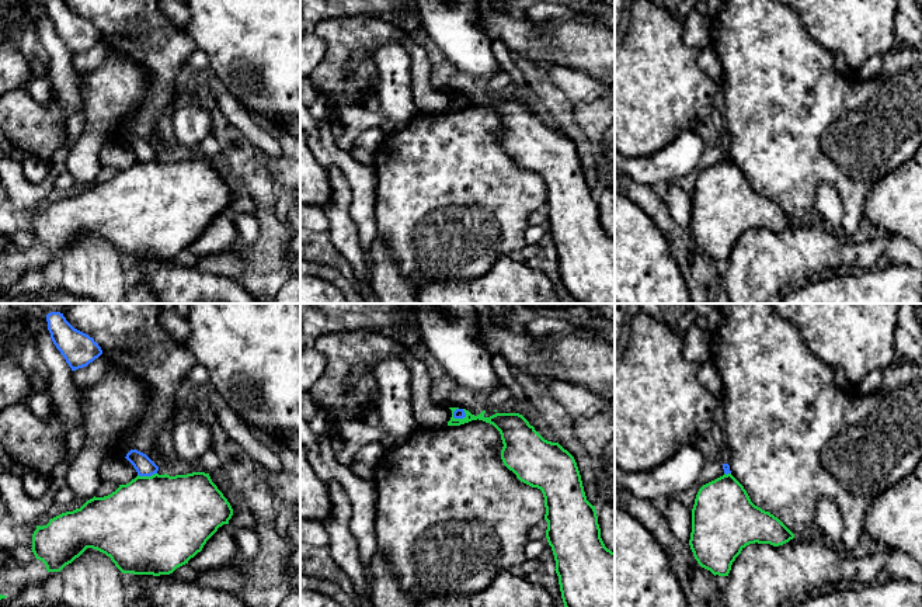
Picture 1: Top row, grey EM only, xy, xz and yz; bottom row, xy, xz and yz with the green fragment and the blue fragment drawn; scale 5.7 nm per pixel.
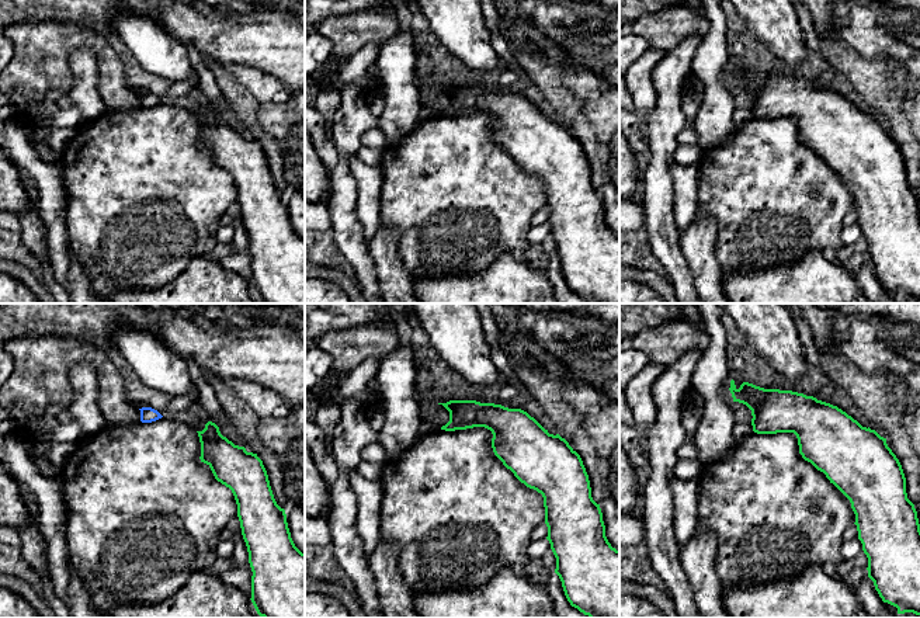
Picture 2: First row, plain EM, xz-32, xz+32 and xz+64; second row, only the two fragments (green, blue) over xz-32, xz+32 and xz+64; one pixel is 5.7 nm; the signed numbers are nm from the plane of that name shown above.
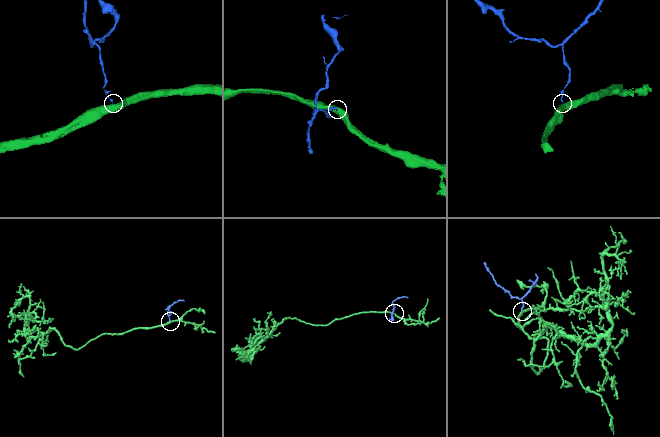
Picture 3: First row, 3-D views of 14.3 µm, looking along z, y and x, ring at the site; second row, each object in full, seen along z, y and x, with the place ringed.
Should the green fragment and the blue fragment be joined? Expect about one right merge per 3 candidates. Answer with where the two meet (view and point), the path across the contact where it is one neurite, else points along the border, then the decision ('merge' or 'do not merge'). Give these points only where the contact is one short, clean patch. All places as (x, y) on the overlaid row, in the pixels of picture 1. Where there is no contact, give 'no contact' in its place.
meets green in xy at (146, 477); border along xy (156, 472), (138, 475); do not merge

